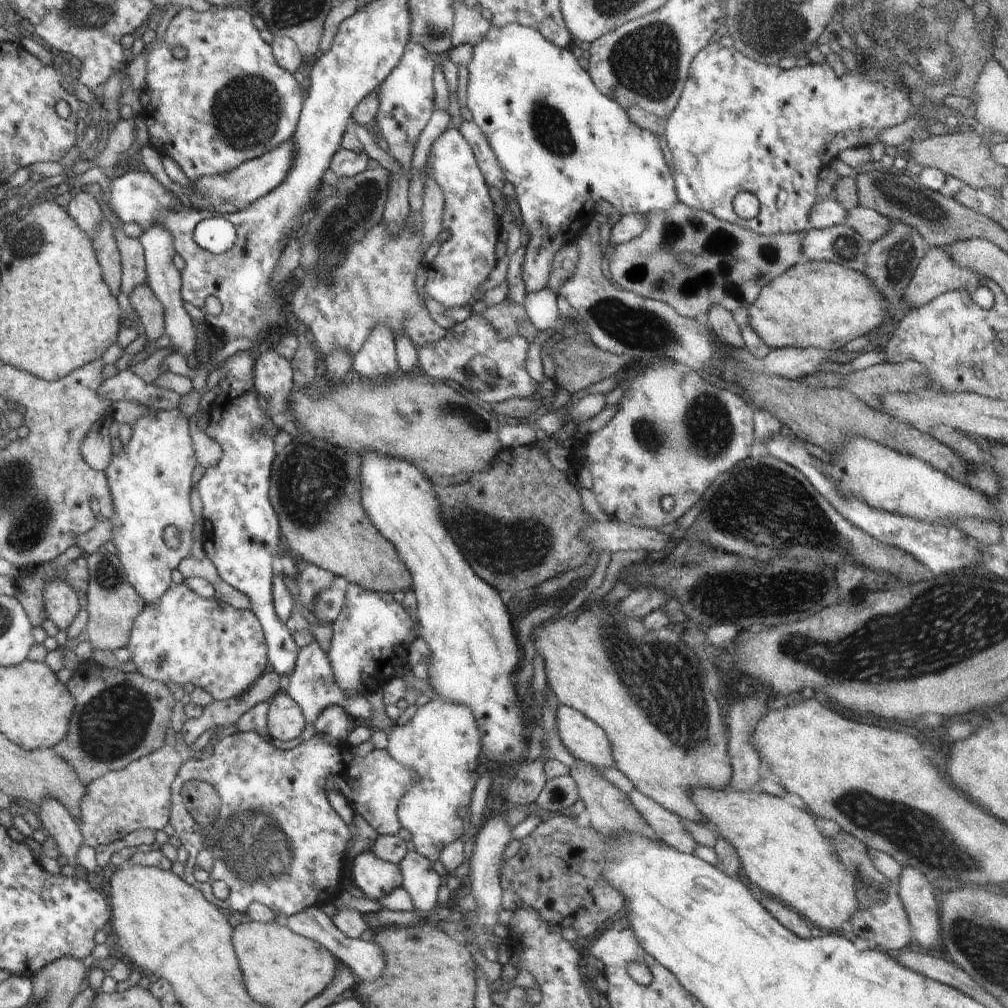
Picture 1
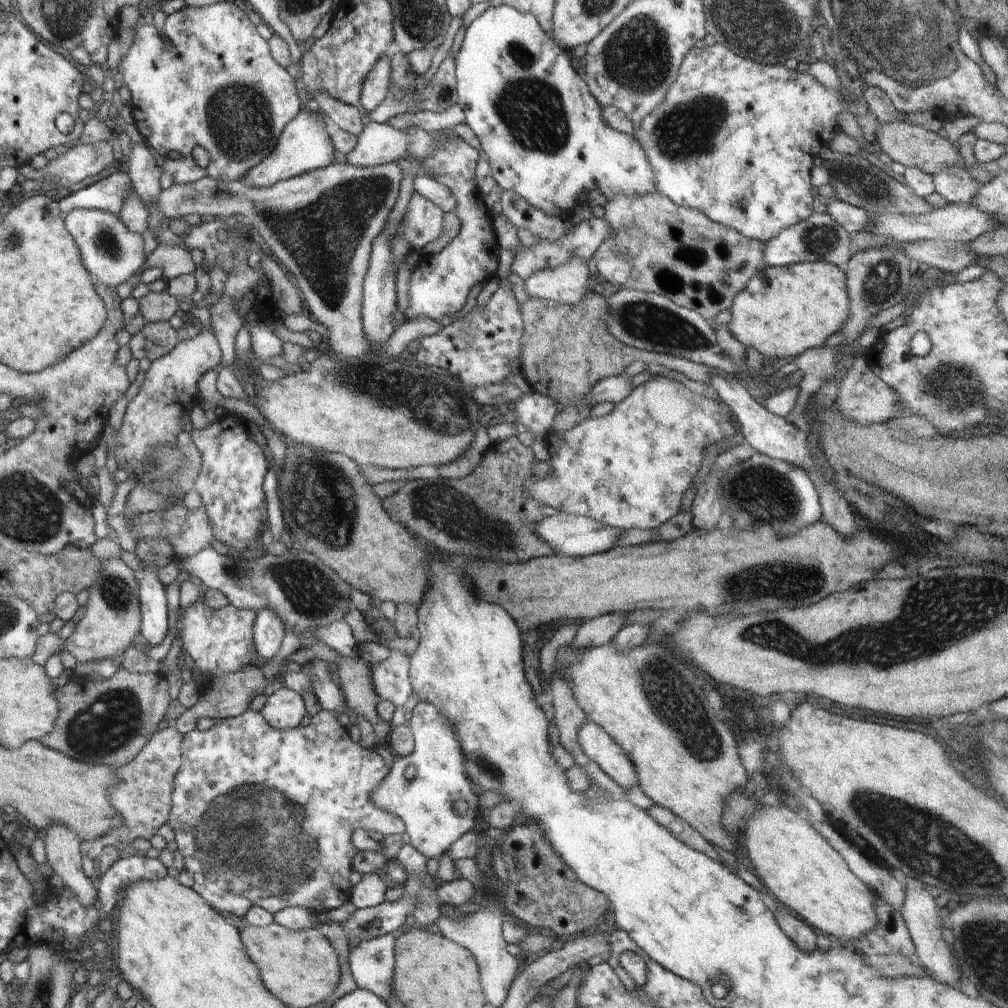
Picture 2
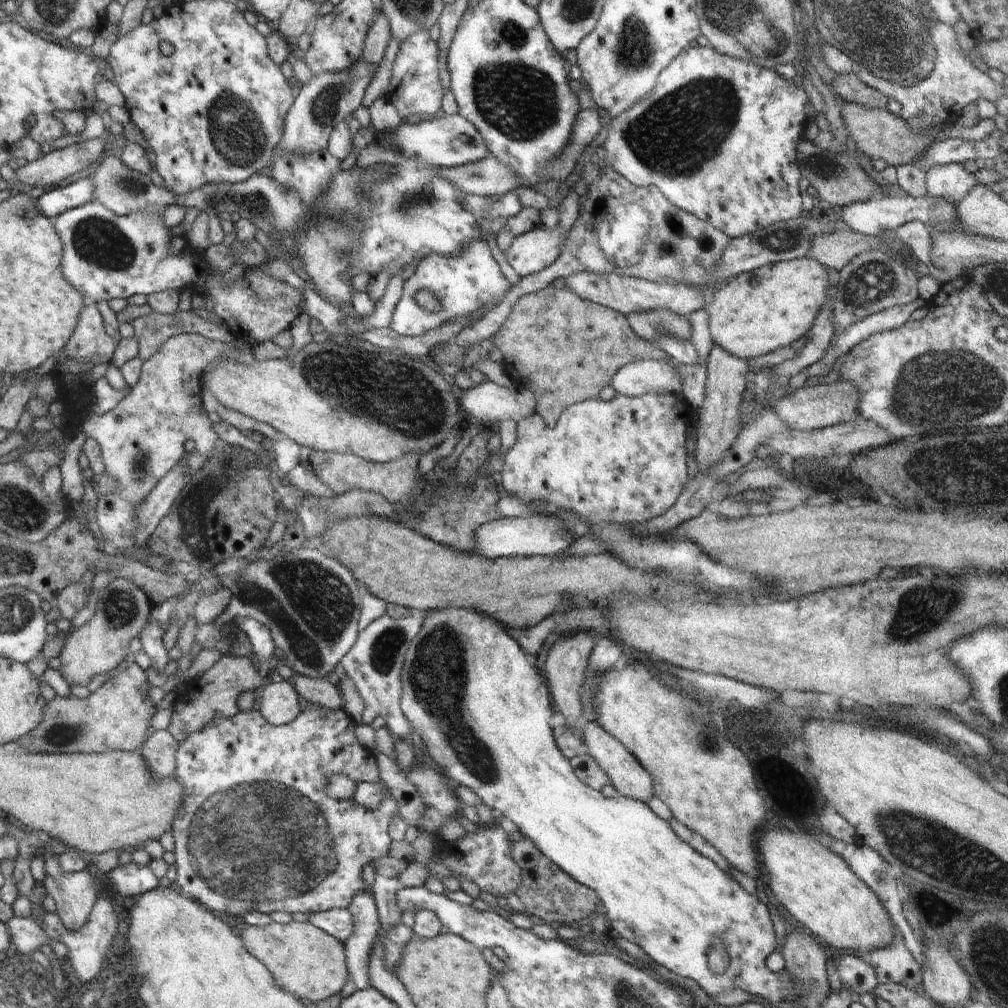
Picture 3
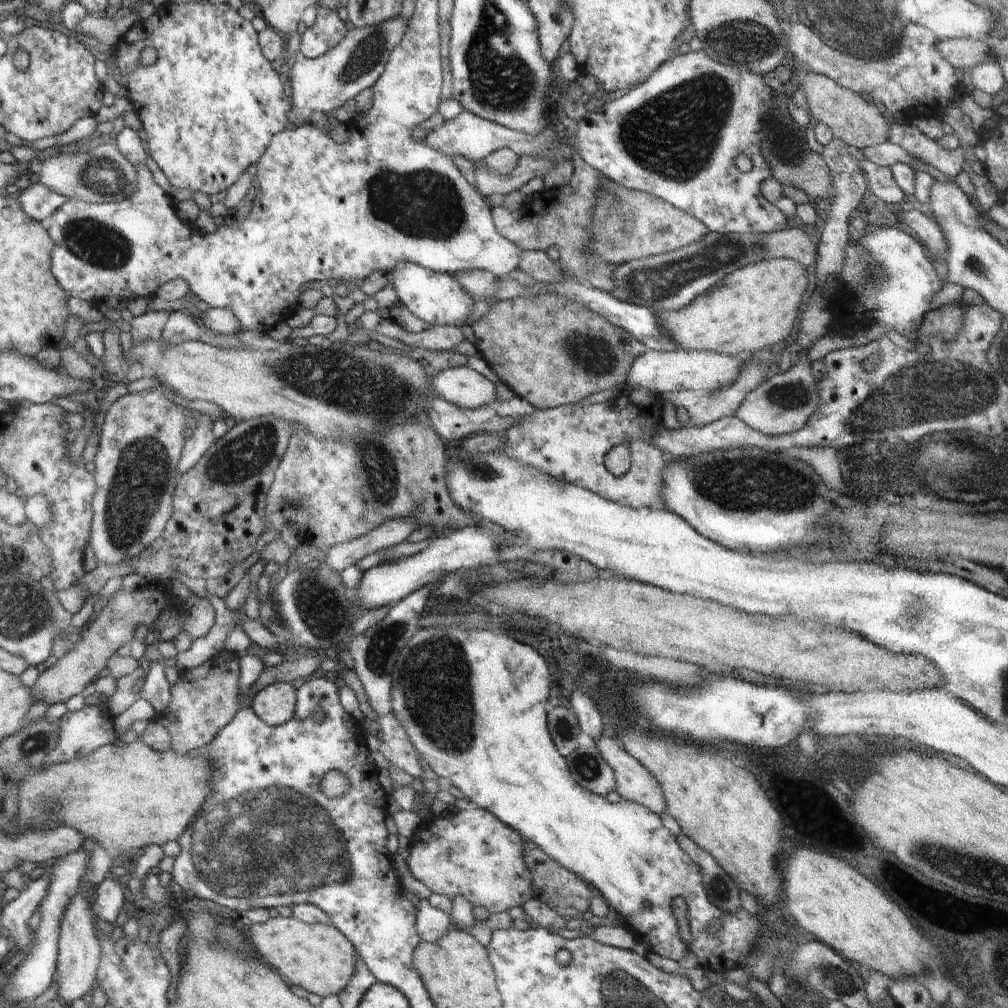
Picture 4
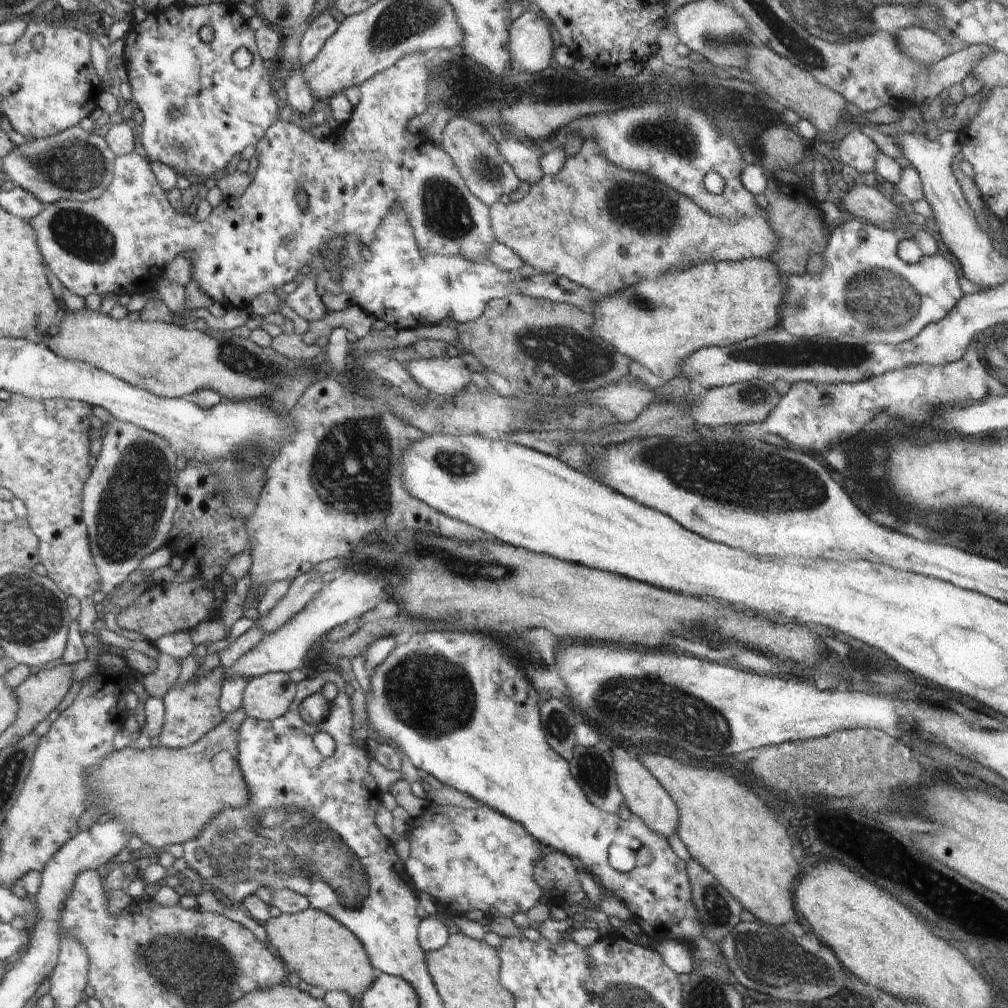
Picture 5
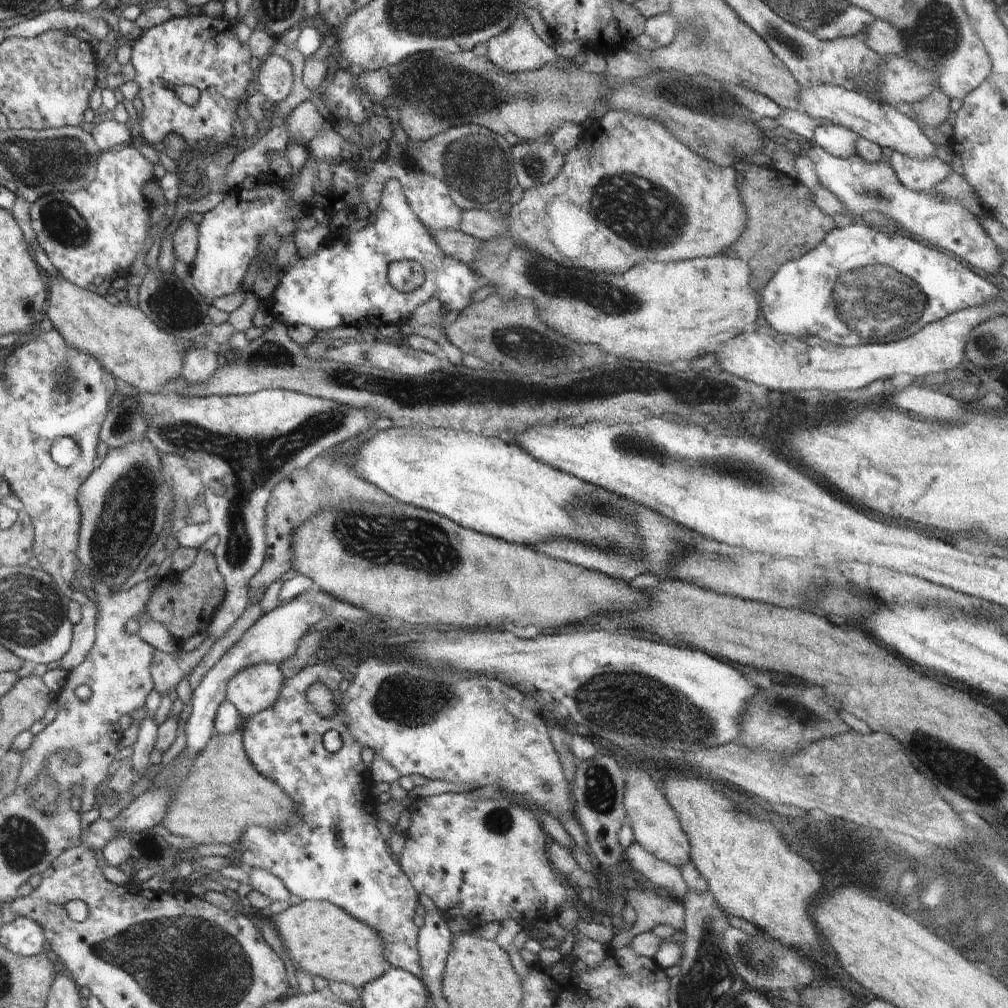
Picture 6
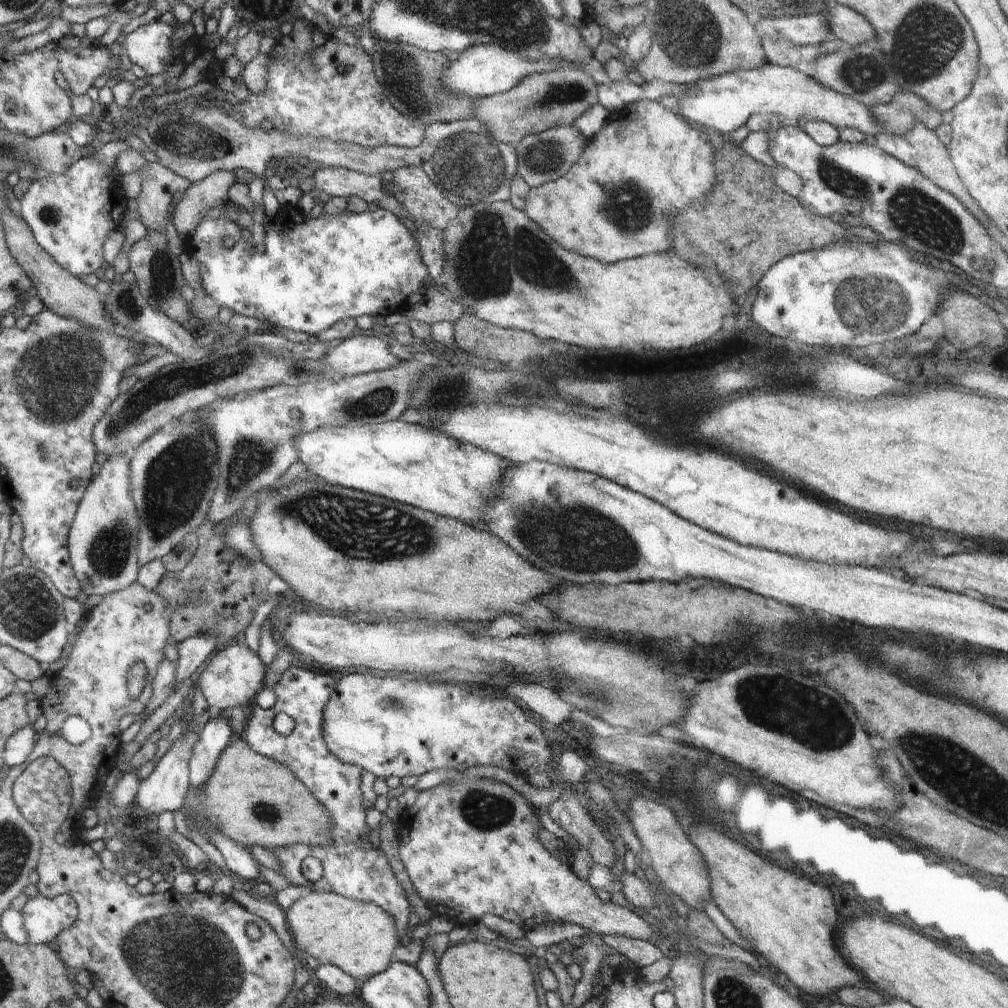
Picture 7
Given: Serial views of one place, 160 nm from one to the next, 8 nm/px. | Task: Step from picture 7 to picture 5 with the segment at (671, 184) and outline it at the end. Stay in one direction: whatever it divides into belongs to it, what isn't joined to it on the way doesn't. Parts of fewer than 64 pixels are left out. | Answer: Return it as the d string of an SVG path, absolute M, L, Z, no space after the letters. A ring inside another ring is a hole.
M588 139L583 142L582 148L580 148L580 152L577 155L565 160L562 169L557 174L552 175L545 172L539 182L530 186L528 194L522 200L518 200L518 202L511 201L510 204L502 204L502 202L497 201L489 206L488 212L490 212L490 226L492 226L492 234L494 234L496 242L516 252L524 260L524 264L528 264L534 269L539 269L544 274L566 278L574 282L574 284L578 284L578 286L584 286L584 288L588 288L588 290L603 296L616 294L616 292L620 292L620 290L624 290L624 288L629 286L634 286L647 277L657 276L660 272L666 272L672 266L680 266L682 262L690 262L690 260L696 260L696 258L702 258L705 261L731 262L746 260L746 258L761 259L771 256L772 252L776 250L776 246L778 246L778 238L776 238L776 234L772 232L772 228L768 226L768 223L765 222L764 216L757 215L752 216L752 218L740 218L740 220L732 223L728 220L728 216L716 216L714 212L708 214L708 210L700 208L696 202L692 202L692 198L686 198L684 194L673 190L672 186L665 186L662 182L653 180L646 174L639 174L634 172L634 170L626 170L624 166L612 164L597 149L596 142Z

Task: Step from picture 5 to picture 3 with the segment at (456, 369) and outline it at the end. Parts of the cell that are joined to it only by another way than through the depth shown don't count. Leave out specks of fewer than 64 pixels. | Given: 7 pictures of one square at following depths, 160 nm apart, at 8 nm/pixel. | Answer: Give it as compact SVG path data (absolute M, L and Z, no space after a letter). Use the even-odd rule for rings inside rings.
M488 378L480 386L460 393L460 402L474 418L484 420L486 424L492 420L514 420L517 424L536 414L537 398L526 389L502 387L489 381Z

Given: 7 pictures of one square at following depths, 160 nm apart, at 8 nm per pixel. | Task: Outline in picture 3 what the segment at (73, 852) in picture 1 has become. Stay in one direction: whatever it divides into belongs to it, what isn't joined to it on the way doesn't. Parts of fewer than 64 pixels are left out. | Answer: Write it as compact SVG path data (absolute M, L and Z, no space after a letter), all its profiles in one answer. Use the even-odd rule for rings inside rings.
M46 850L41 855L45 860L46 870L43 884L46 893L56 902L56 914L68 932L81 929L100 896L96 890L96 882L87 870L63 871L58 858L60 851Z

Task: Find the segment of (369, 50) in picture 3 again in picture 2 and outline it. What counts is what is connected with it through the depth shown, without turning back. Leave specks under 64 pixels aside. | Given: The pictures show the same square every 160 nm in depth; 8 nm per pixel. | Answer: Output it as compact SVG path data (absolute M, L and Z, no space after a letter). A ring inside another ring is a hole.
M391 53L384 54L364 78L358 105L365 115L378 108L389 92L392 72L390 57Z

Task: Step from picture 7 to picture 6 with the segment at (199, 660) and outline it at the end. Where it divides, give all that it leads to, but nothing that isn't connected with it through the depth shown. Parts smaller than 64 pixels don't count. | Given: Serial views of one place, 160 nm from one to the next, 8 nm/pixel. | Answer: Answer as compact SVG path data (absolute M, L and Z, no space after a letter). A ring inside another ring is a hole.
M262 389L249 395L187 395L180 391L169 393L138 393L140 408L144 410L149 429L146 437L160 455L176 455L190 463L192 470L199 472L208 509L208 520L201 525L181 526L175 539L182 546L200 549L208 537L219 536L213 552L225 582L226 596L212 617L206 635L224 636L238 622L249 605L250 582L256 572L263 568L267 558L267 534L264 534L264 508L276 485L294 470L310 464L320 453L333 451L342 443L352 443L359 435L366 435L379 427L380 416L371 409L360 409L312 397L296 391Z

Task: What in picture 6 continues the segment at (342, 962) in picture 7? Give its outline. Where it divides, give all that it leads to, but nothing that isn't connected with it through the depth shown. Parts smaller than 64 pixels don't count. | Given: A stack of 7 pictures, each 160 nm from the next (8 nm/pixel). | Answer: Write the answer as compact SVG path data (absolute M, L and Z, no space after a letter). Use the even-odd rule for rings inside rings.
M303 901L300 905L290 905L286 910L275 915L271 920L277 934L282 937L282 943L289 956L302 970L310 976L321 976L329 982L348 983L357 989L370 984L390 969L386 960L386 948L382 936L368 923L354 918L345 910L328 901Z

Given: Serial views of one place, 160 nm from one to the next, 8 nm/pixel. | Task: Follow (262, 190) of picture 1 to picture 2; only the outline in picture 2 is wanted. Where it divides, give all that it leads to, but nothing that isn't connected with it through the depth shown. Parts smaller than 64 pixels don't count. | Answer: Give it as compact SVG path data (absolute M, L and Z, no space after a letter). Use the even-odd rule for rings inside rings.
M307 107L300 110L300 114L296 114L296 117L288 122L275 151L268 154L267 159L252 169L243 180L246 180L248 186L273 186L276 182L299 177L300 174L335 162L335 148L328 131L328 122L331 122L329 117L322 111L320 114L312 114L312 110Z

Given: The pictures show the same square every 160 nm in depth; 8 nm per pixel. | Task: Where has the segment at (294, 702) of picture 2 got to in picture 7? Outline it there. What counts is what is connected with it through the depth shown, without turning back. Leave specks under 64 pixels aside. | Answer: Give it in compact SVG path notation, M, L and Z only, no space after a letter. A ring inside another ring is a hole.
M226 646L218 648L211 658L193 677L194 688L199 688L208 706L212 710L231 709L236 706L248 708L256 692L260 692L264 682L264 664L260 662L257 652L243 646Z

